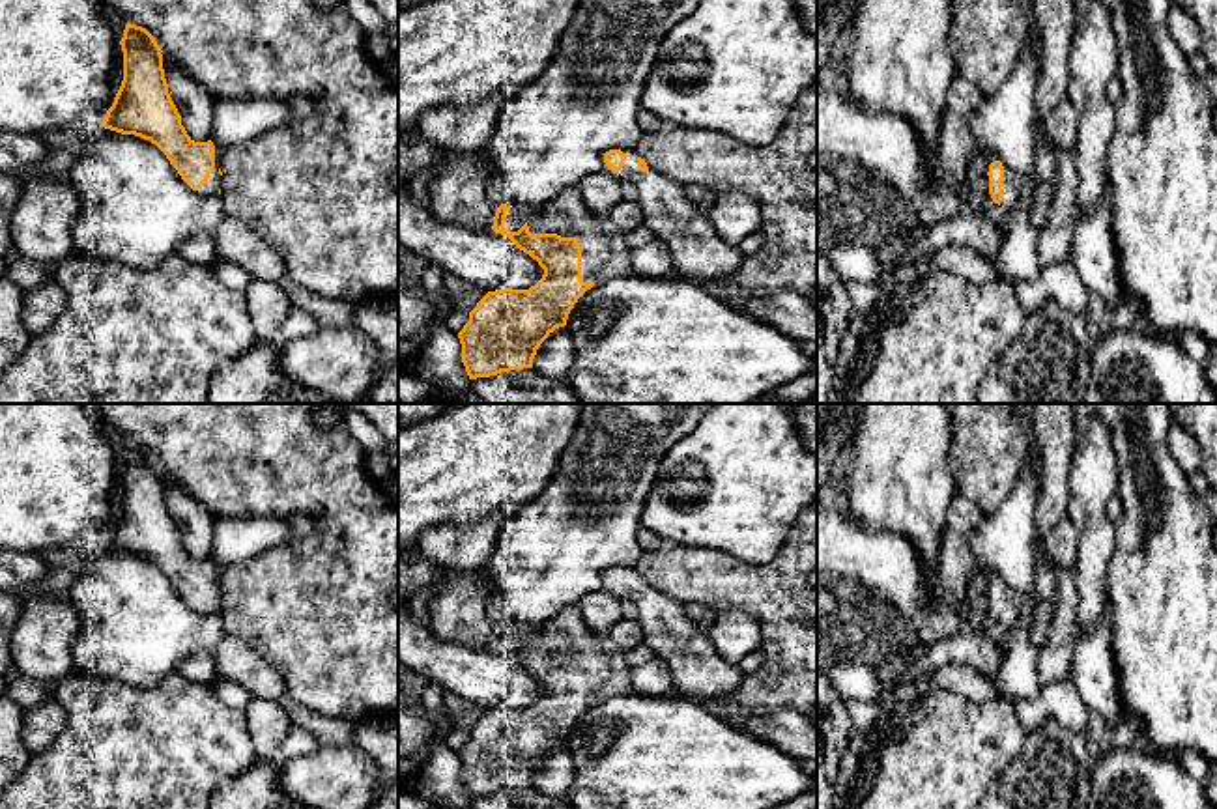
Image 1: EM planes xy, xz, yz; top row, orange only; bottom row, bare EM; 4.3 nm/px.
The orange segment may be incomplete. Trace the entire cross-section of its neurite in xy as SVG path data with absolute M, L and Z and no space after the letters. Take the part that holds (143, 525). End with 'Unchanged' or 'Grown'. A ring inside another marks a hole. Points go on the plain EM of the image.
M127 441L120 463L123 499L101 546L150 559L193 609L200 615L219 615L221 568L211 559L194 561L181 544L155 456L146 447Z. Grown

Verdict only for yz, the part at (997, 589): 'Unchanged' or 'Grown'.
Grown

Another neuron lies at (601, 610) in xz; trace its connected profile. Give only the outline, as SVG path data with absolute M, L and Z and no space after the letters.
M609 590L589 592L576 607L587 626L602 639L623 618L621 600Z

